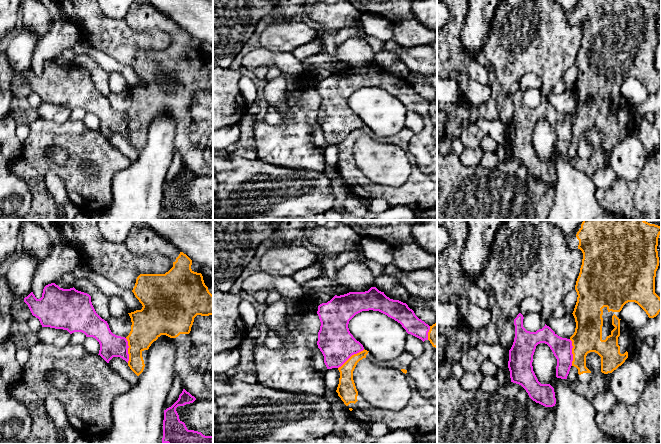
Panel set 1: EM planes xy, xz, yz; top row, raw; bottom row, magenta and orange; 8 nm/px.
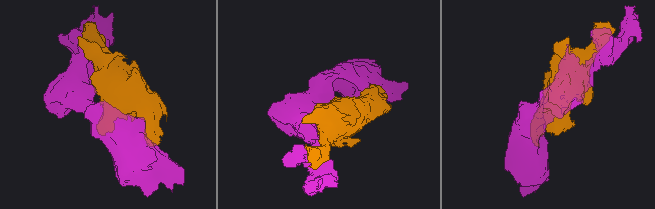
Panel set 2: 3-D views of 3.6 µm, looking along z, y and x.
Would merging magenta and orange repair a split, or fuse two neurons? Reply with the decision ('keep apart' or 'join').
keep apart

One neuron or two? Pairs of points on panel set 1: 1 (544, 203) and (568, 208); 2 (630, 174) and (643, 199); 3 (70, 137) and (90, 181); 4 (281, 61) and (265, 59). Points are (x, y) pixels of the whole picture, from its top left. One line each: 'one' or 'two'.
1: two
2: two
3: one
4: one

